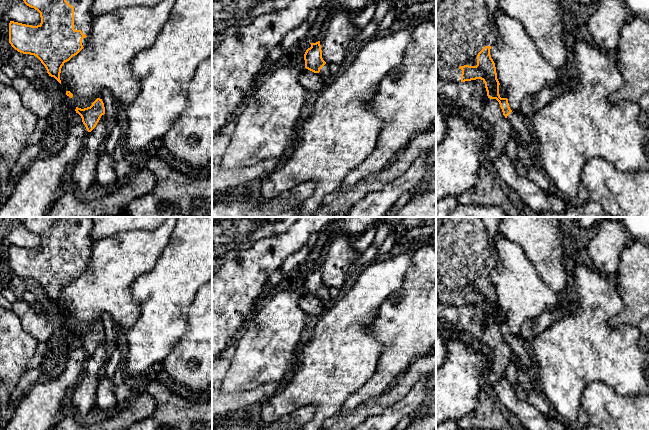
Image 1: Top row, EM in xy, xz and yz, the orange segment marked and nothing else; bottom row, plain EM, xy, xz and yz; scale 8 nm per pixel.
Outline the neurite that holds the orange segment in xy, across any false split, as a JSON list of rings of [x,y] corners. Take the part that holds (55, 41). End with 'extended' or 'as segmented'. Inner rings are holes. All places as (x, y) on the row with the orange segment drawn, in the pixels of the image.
[[[23,0],[24,3],[40,13],[41,23],[37,26],[26,25],[14,21],[9,23],[9,43],[20,53],[36,56],[45,66],[49,76],[60,84],[61,68],[65,62],[77,55],[88,43],[91,25],[94,19],[91,13],[93,0]]]; extended

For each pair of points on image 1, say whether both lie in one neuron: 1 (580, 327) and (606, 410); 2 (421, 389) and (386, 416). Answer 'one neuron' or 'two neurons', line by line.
1: one neuron
2: one neuron

